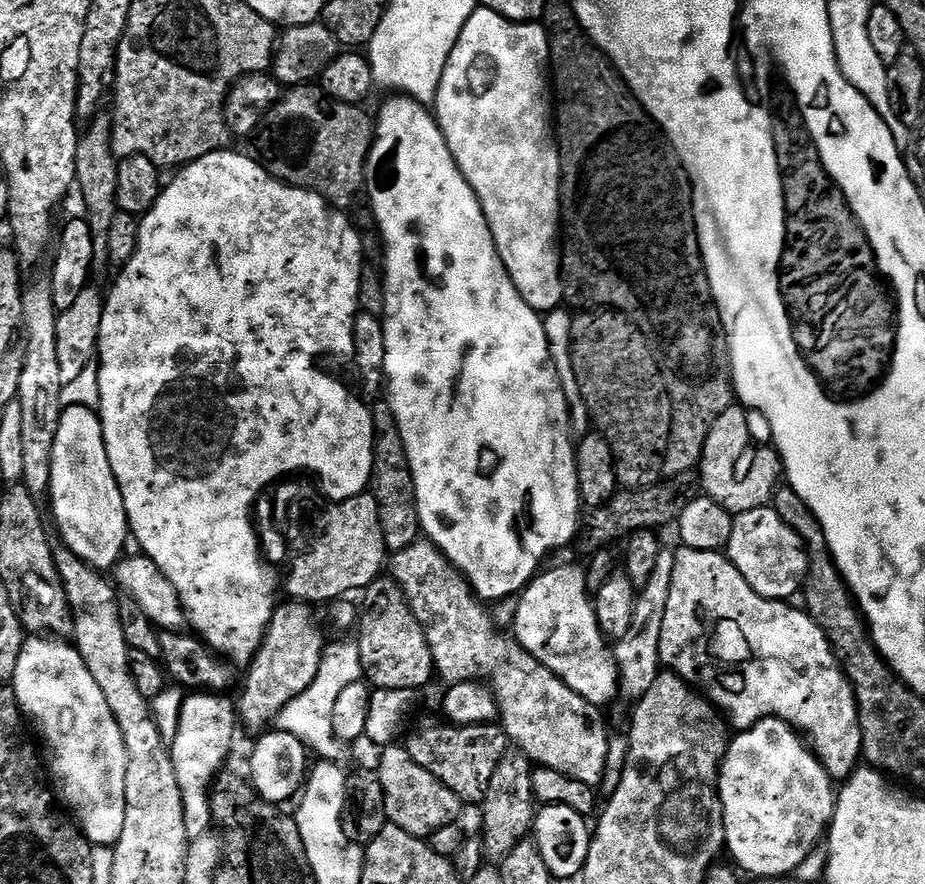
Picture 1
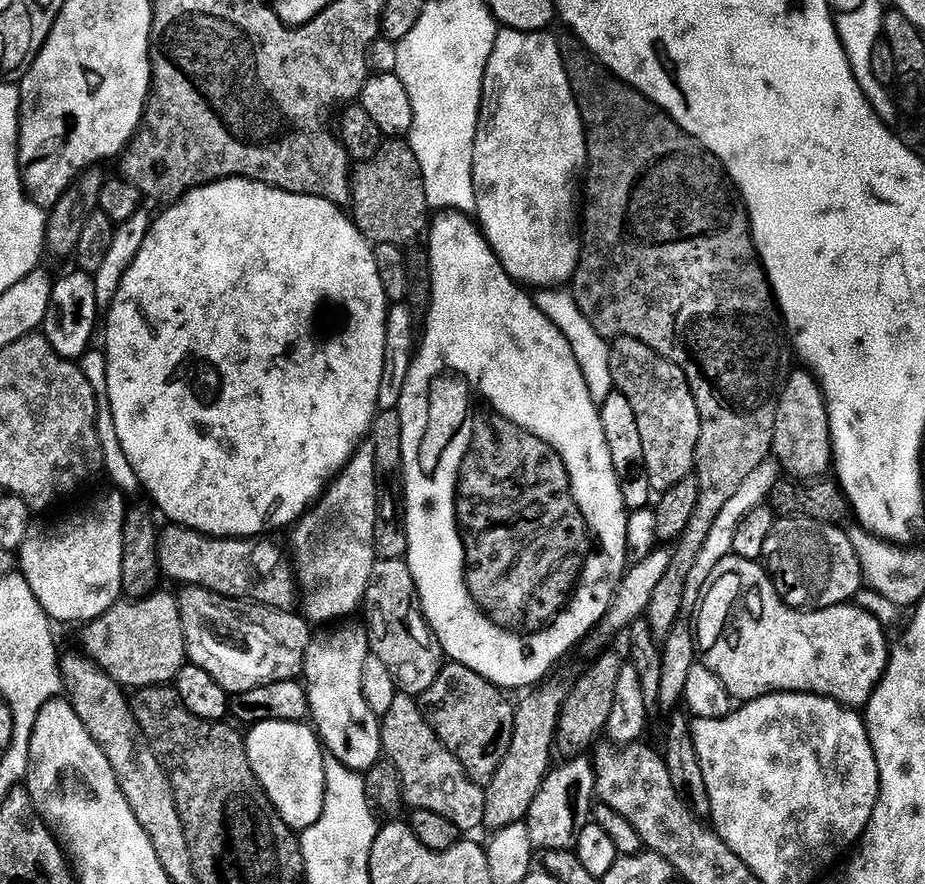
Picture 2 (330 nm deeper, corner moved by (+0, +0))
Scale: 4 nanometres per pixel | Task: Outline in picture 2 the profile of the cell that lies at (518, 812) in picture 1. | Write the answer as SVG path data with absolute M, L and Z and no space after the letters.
M604 652L601 654L600 657L597 658L596 661L593 662L592 665L589 666L588 669L585 670L584 673L581 674L581 676L577 675L575 677L575 684L573 686L573 690L570 693L569 697L566 698L565 705L562 706L560 721L557 724L557 732L556 732L555 743L558 745L559 751L562 750L565 752L563 754L565 757L575 758L581 754L587 753L589 751L587 748L590 747L589 749L591 749L593 747L593 745L595 745L597 743L597 741L595 742L596 736L603 737L605 735L608 723L610 722L610 709L612 709L614 706L614 693L615 693L616 688L618 687L618 676L620 674L622 674L622 670L624 669L625 663L626 663L625 657L624 658L620 657L618 653L616 653L616 652Z

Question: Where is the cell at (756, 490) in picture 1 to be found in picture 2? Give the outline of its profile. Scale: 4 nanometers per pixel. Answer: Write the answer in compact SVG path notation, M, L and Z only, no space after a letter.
M807 370L799 371L793 371L780 390L772 447L775 457L782 461L783 471L789 477L800 482L811 482L821 479L827 473L824 471L833 467L832 431L828 403L824 400L819 380Z

